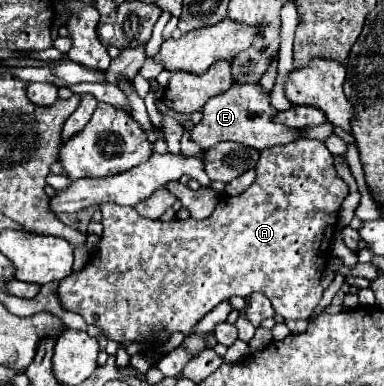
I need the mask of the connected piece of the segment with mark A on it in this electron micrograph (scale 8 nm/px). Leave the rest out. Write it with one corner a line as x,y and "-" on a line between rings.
298,139
292,145
274,145
270,149
260,151
260,165
256,165
256,181
238,197
228,197
222,195
214,213
206,219
174,219
170,223
166,221
152,221
152,219
144,219
136,213
134,207
122,207
122,205
100,205
102,211
102,225
104,225
104,233
102,239
98,243
96,253
92,255
92,259
80,269
74,271
72,275
68,275
66,279
62,279
56,287
56,297
62,305
62,309
78,313
84,317
84,321
88,325
96,325
100,331
104,331
104,335
116,343
126,343
126,341
134,341
134,343
146,343
148,345
148,353
156,351
160,345
156,343
154,335
160,329
166,329
168,335
172,335
174,331
180,331
184,335
190,335
194,331
194,327
198,325
198,321
210,313
218,303
230,299
230,297
250,297
252,293
260,291
264,293
278,315
282,315
284,319
308,319
314,311
314,307
318,305
318,301
322,299
322,287
320,287
320,277
324,273
326,261
330,259
330,243
332,243
332,235
334,235
334,227
338,223
338,211
342,207
342,201
348,195
348,185
336,175
336,167
334,167
334,159
330,155
330,151
326,149
326,145
322,145
320,141
306,141
306,139

